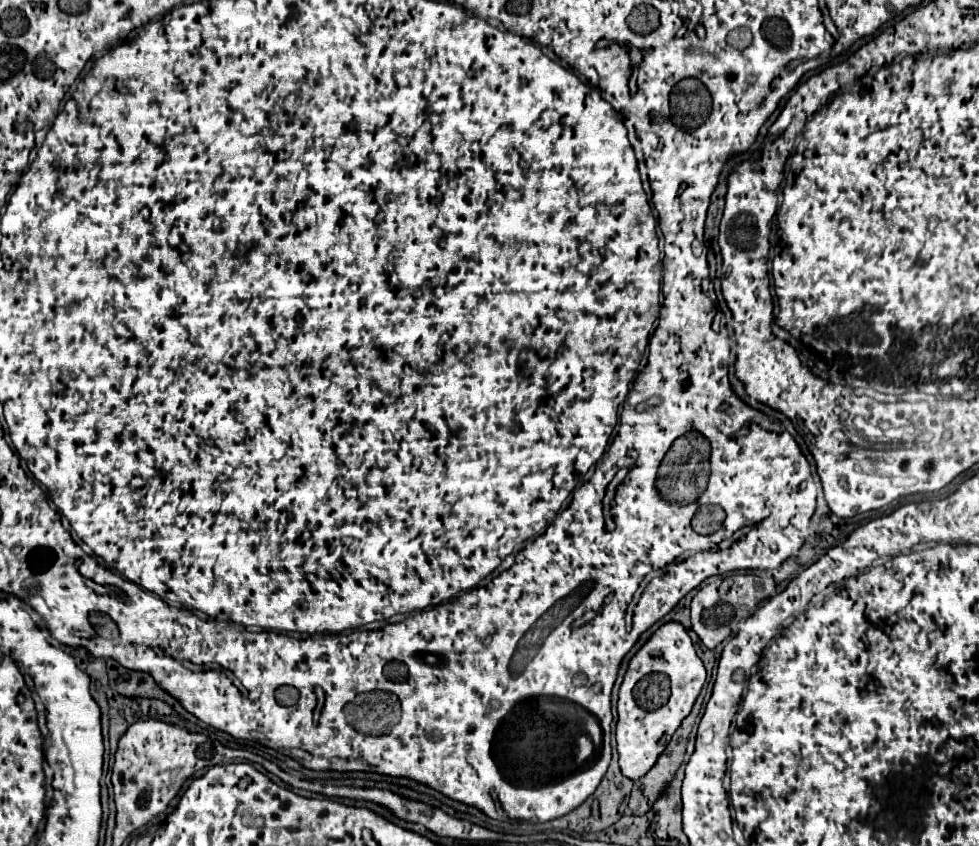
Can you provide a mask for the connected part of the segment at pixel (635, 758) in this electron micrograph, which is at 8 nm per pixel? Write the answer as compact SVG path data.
M680 622L662 624L650 640L630 660L624 682L620 686L616 742L620 770L624 776L638 780L644 776L664 752L674 730L690 714L706 680L706 670L698 658L688 630Z

